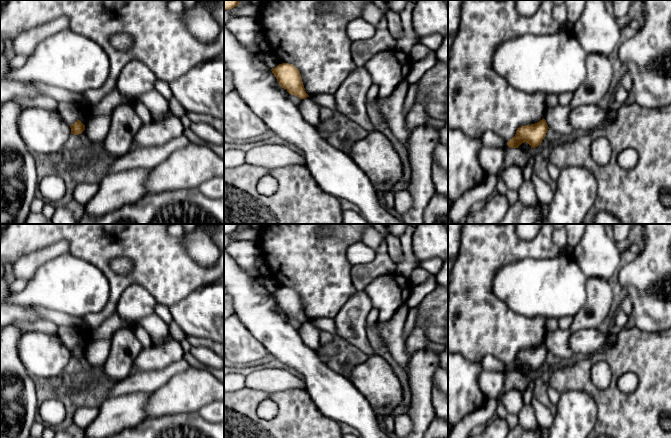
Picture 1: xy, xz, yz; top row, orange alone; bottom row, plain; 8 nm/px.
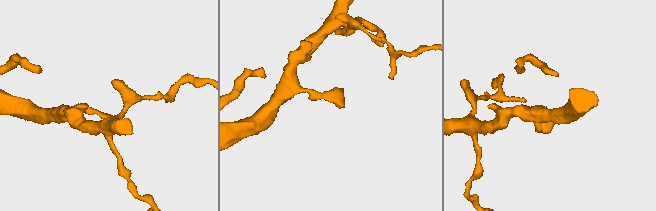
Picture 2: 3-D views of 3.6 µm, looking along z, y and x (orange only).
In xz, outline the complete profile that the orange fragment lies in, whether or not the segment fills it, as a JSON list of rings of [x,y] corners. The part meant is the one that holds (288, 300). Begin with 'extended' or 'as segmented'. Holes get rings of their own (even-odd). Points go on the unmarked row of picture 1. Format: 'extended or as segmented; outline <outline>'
as segmented; outline [[[282,287],[276,292],[272,292],[271,295],[279,309],[289,318],[295,319],[301,324],[309,321],[305,315],[300,295],[293,288]]]

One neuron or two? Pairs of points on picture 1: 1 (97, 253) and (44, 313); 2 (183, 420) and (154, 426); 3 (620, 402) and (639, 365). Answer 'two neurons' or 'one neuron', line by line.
1: two neurons
2: one neuron
3: one neuron

